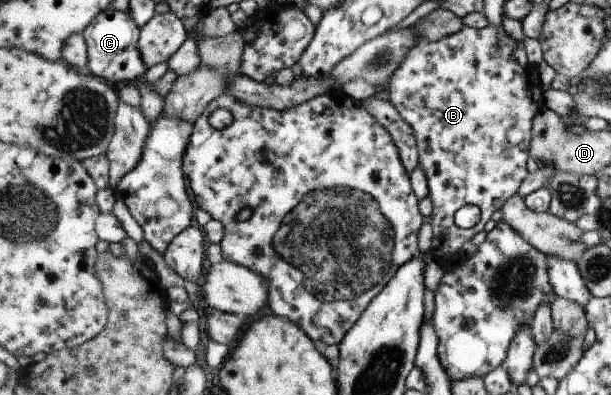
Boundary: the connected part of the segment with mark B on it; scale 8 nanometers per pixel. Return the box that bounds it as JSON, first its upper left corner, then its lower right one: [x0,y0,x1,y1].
[388,26,544,260]

